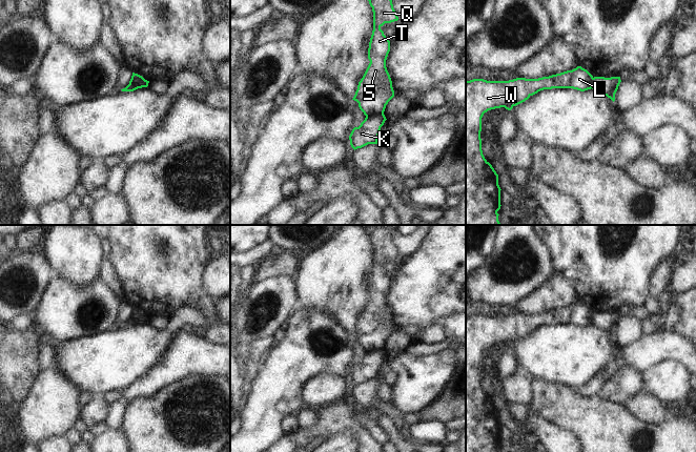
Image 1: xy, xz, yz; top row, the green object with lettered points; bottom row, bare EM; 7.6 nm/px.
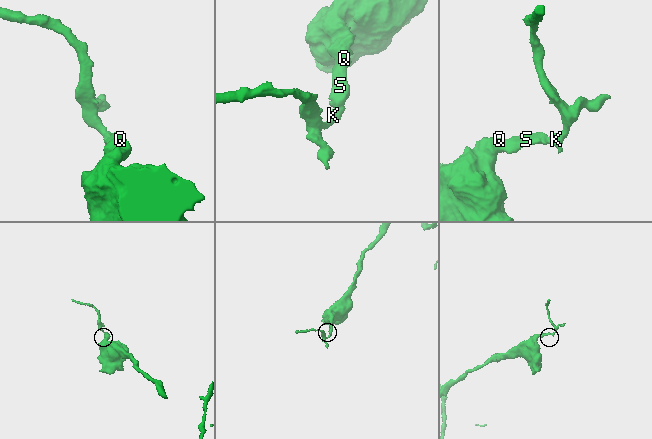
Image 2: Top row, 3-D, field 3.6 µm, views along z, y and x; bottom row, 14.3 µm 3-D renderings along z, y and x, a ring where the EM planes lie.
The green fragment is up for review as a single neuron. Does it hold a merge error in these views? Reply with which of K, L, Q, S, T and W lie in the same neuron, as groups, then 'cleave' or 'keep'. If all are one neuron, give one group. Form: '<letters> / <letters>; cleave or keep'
K / L Q S T W; cleave

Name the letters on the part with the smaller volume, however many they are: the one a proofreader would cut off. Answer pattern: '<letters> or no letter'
K

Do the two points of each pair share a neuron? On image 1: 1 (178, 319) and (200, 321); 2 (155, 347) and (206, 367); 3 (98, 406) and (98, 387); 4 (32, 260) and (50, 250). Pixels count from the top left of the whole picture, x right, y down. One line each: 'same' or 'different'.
1: same
2: different
3: different
4: different

